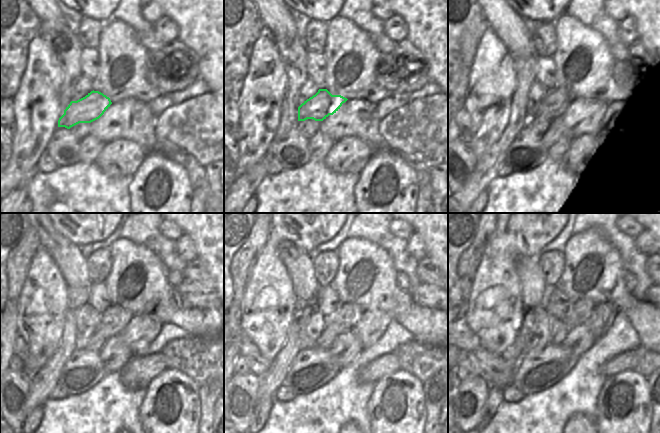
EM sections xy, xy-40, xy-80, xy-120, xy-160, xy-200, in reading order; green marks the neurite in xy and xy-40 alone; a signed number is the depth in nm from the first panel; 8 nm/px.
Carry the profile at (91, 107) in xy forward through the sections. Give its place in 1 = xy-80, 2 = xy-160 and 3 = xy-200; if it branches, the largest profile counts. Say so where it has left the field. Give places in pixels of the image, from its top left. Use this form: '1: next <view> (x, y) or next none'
1: next xy-80 (557, 99)
2: next xy-160 (344, 319)
3: next xy-200 (583, 308)

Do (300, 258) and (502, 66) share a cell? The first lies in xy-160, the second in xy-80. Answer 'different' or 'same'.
different

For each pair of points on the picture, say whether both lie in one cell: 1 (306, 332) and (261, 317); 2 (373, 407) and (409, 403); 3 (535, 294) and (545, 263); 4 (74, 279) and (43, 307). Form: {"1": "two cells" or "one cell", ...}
{"1": "two cells", "2": "one cell", "3": "two cells", "4": "two cells"}

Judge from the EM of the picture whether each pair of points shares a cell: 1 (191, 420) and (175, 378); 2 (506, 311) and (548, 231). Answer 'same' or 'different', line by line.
1: same
2: same

